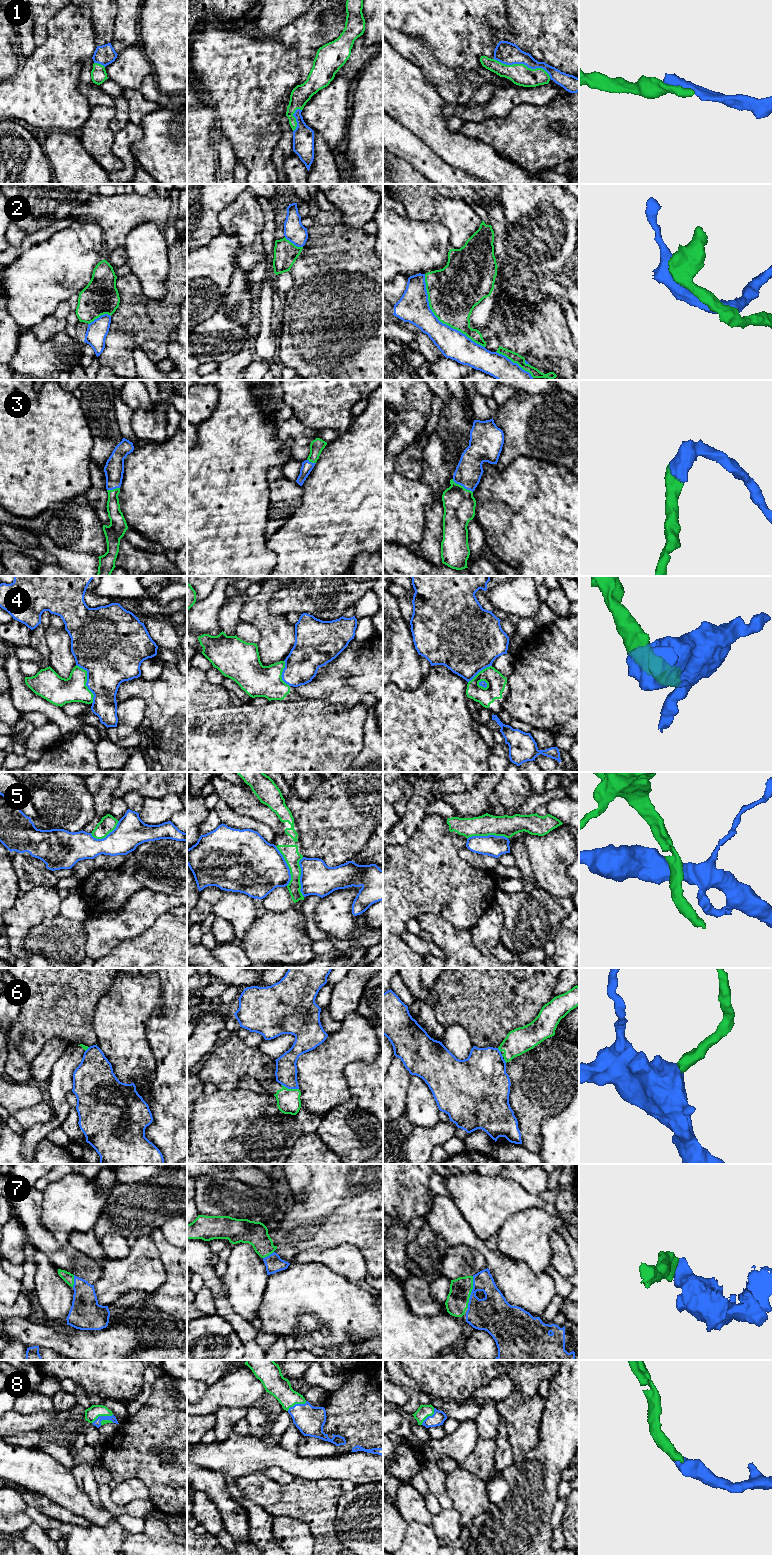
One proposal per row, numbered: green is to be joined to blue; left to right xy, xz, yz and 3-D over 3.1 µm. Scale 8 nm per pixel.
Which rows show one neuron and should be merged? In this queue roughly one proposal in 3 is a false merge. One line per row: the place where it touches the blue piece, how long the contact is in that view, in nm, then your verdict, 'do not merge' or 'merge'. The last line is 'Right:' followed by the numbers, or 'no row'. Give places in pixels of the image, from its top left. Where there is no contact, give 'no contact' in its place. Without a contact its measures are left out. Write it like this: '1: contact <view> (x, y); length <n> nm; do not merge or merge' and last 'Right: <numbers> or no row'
1: contact yz (523, 63); length 500 nm; merge
2: contact yz (438, 320); length 750 nm; do not merge
3: contact yz (462, 485); length 200 nm; merge
4: contact xy (86, 682); length 340 nm; do not merge
5: contact yz (488, 835); length 320 nm; do not merge
6: contact xz (290, 1088); length 150 nm; merge
7: contact yz (471, 1292); length 260 nm; merge
8: contact xy (102, 1416); length 180 nm; merge
Right: 1, 3, 6, 7, 8

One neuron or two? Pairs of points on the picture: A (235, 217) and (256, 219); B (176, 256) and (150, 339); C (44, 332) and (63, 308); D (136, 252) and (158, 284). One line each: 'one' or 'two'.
A: one
B: one
C: one
D: one

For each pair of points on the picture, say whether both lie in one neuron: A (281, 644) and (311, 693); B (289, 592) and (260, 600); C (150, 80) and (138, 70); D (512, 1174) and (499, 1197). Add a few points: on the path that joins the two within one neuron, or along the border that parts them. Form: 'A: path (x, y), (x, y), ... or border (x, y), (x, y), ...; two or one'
A: border (259, 660), (263, 665), (270, 665), (283, 660); two
B: border (282, 586), (268, 603), (268, 611), (271, 614); two
C: border (152, 73), (149, 73), (144, 78), (138, 89); two
D: border (499, 1174), (517, 1182), (529, 1193); two

